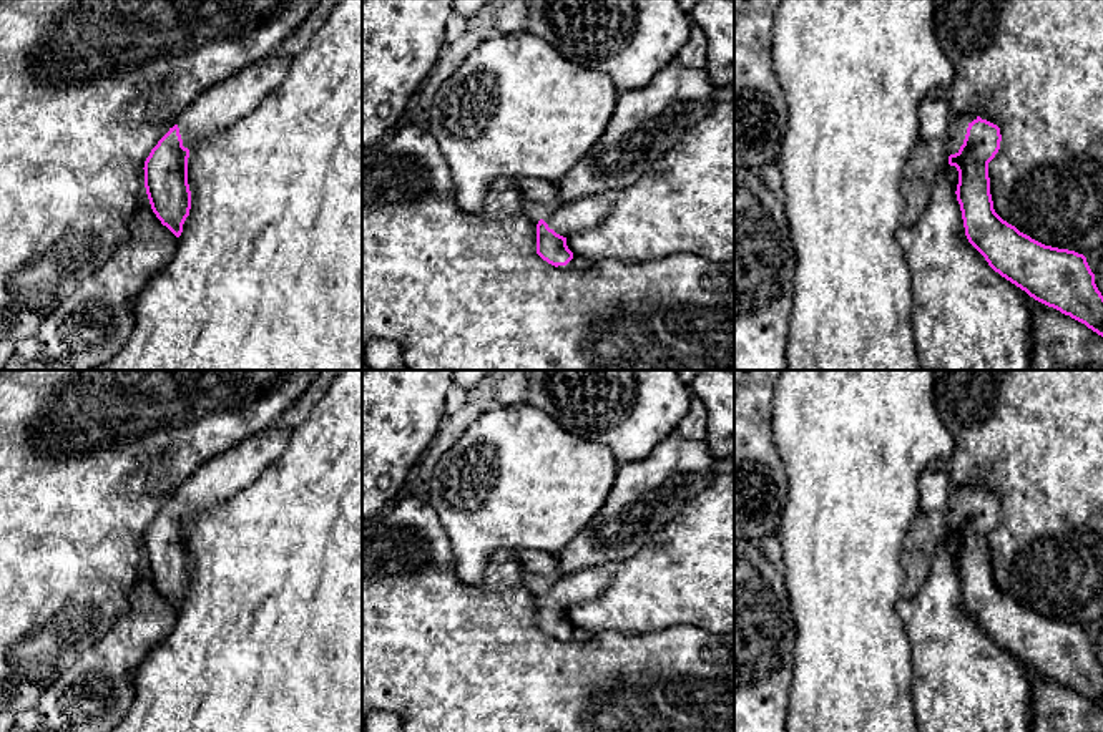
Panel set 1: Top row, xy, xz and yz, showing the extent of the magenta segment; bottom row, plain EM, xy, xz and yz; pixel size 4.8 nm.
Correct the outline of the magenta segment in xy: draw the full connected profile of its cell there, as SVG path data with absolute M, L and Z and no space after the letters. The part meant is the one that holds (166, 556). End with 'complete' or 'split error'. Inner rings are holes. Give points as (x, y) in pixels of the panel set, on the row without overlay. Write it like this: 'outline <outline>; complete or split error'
outline M279 420L266 430L243 440L224 453L199 465L178 488L176 496L158 513L145 533L145 559L153 584L176 609L191 581L191 563L188 556L189 523L204 511L209 511L248 485L272 465L287 448L292 428L282 428Z; split error

